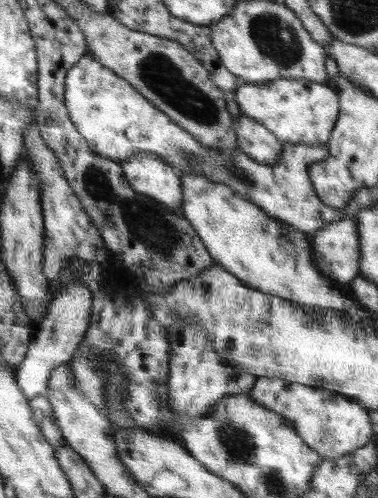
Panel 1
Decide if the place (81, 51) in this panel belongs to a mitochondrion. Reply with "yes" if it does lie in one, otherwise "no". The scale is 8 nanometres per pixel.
no

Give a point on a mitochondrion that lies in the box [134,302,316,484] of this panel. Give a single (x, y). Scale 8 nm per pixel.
(239, 445)

